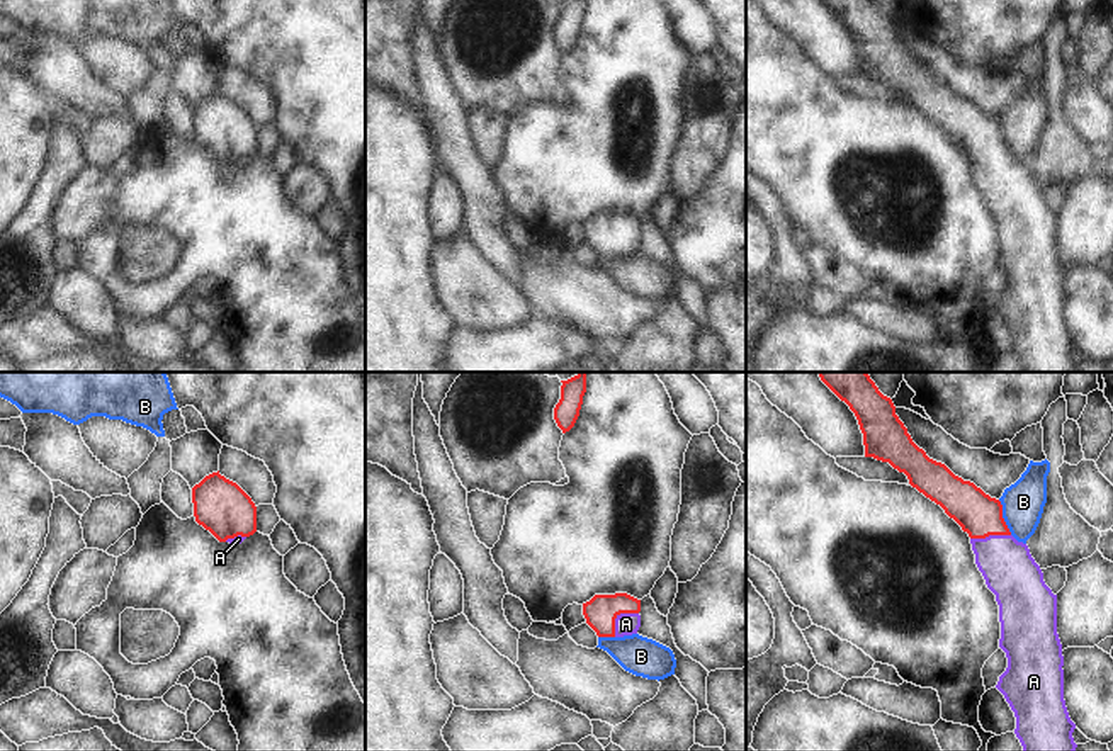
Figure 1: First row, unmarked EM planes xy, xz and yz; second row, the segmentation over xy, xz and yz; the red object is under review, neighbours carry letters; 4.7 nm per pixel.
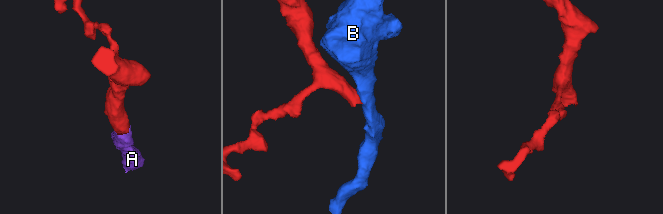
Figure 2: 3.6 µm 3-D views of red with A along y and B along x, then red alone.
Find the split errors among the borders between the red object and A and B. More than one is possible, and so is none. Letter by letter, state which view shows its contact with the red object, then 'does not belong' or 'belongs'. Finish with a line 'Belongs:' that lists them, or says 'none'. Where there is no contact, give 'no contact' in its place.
A: xz | belongs
B: yz | does not belong
Belongs: A

